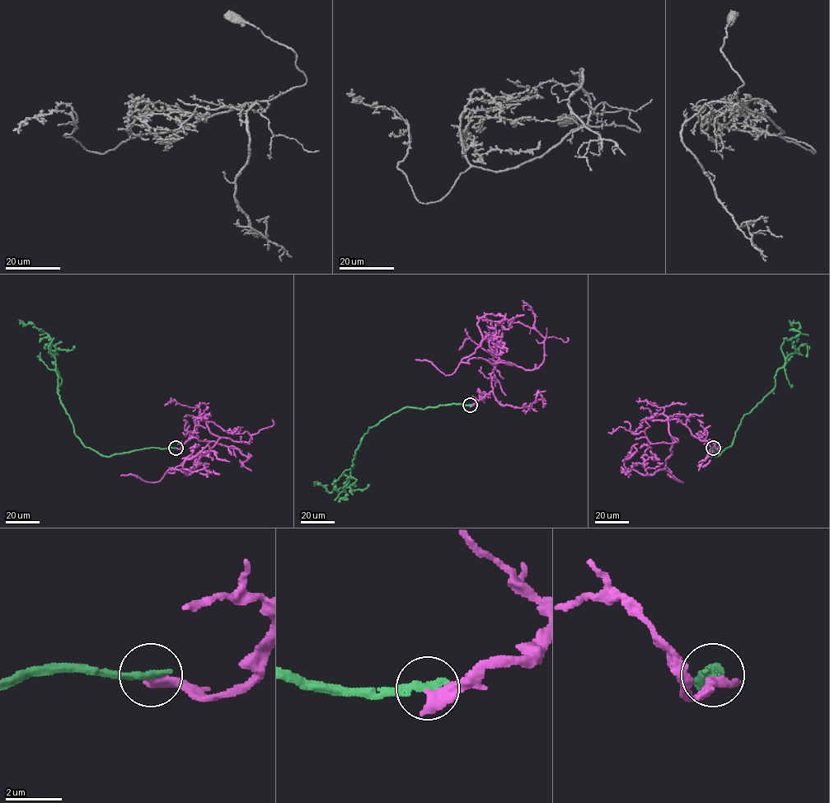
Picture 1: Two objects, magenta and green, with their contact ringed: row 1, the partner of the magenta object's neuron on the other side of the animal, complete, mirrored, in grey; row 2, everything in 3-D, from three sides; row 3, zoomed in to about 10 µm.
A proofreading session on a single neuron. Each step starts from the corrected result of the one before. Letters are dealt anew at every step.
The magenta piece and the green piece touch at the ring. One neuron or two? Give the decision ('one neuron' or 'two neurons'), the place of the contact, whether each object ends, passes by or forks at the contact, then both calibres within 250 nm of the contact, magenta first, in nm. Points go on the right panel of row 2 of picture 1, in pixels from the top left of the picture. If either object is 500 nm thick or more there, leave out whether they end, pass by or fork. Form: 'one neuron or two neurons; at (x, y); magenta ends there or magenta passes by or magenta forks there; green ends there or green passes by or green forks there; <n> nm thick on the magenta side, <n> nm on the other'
two neurons; at (713, 448); magenta ends there; green ends there; 400 nm thick on the magenta side, 320 nm on the other

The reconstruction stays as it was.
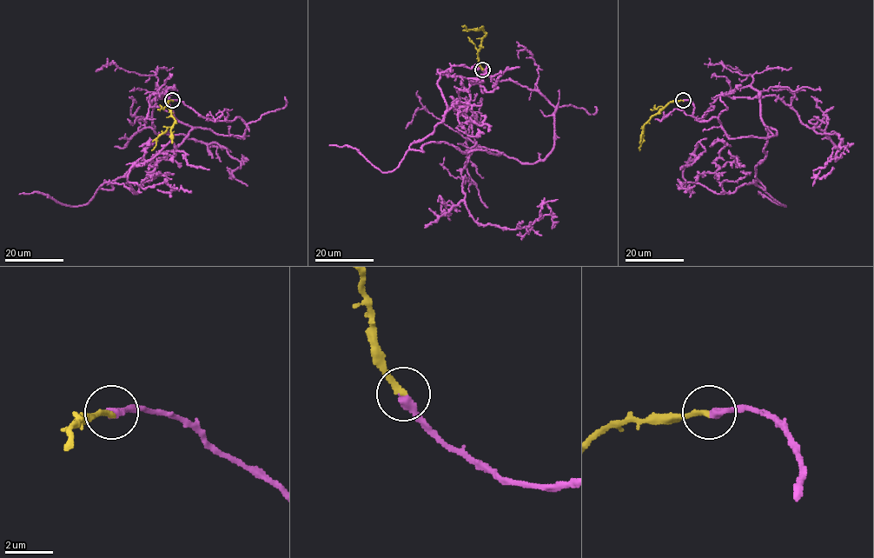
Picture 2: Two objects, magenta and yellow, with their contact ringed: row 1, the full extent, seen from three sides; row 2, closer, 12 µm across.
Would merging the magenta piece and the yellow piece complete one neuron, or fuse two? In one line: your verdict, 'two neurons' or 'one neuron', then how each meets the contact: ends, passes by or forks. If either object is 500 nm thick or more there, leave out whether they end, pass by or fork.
one neuron; magenta ends there; yellow ends there

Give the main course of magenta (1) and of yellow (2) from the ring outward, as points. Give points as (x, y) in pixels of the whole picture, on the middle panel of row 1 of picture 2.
1: (482, 69), (556, 108), (552, 151), (411, 149), (443, 118), (438, 69), (486, 91), (519, 67)
2: (482, 69), (477, 52), (486, 33), (481, 29), (466, 29), (462, 26)

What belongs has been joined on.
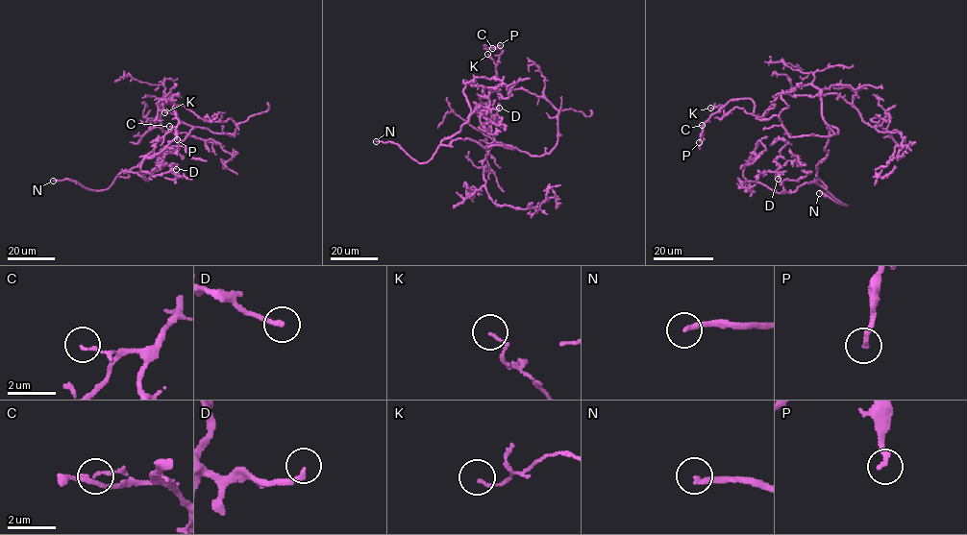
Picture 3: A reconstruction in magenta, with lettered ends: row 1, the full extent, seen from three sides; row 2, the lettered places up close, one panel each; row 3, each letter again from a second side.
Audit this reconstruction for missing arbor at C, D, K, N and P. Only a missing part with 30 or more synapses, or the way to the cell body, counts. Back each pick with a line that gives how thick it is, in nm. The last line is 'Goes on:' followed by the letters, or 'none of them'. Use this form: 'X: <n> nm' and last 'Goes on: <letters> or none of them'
D: 190 nm
N: 220 nm
Goes on: D, N

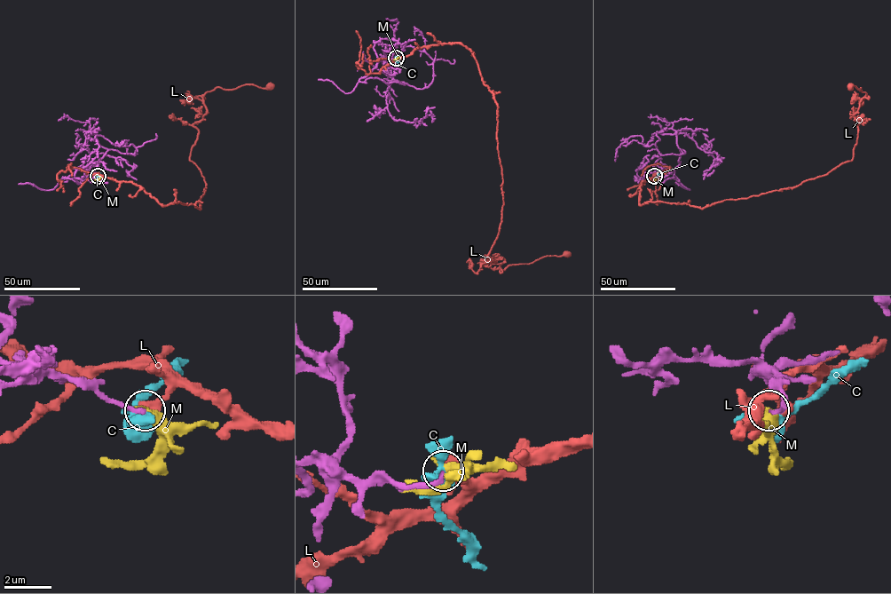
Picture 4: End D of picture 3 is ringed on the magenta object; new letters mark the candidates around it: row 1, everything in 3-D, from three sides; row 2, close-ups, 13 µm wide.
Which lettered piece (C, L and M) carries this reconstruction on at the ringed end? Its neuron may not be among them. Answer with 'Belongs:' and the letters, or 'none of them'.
Belongs: M

